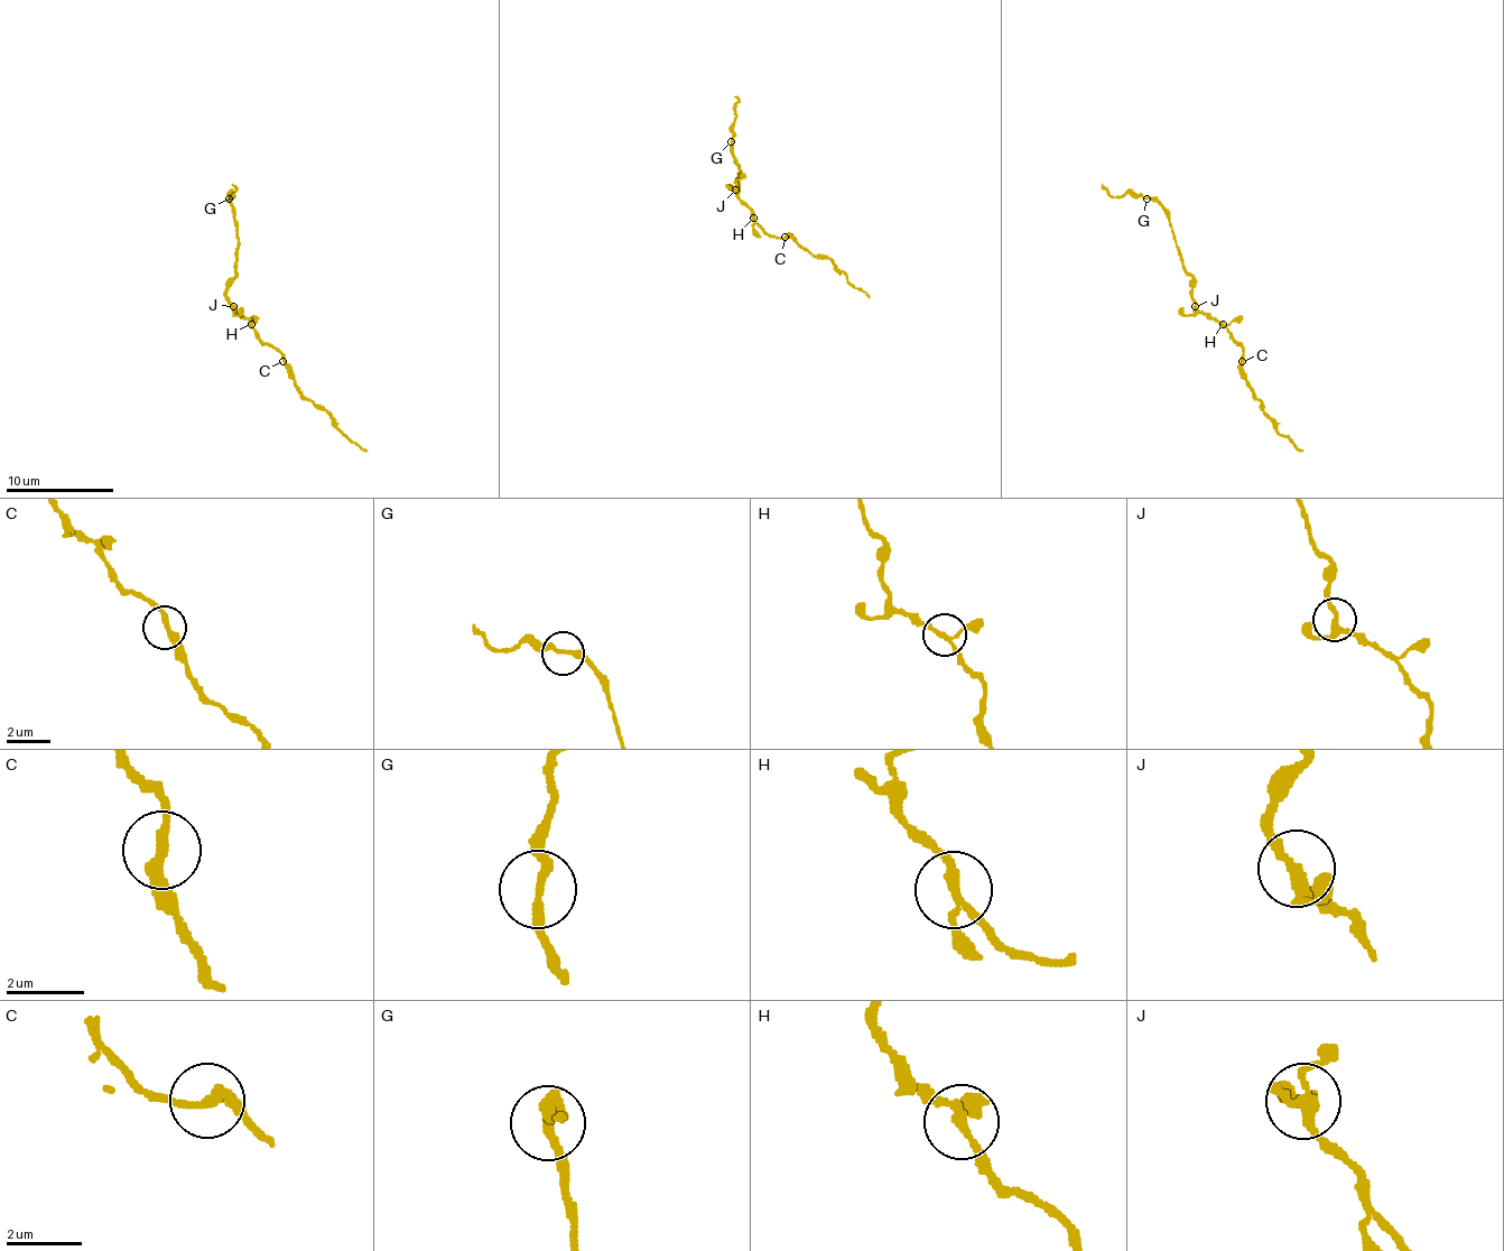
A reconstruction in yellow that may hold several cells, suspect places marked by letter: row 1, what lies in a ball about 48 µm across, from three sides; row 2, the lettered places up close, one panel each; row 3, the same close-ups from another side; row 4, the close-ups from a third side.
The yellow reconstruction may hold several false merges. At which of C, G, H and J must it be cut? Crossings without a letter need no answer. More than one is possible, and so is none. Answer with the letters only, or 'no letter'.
no letter

